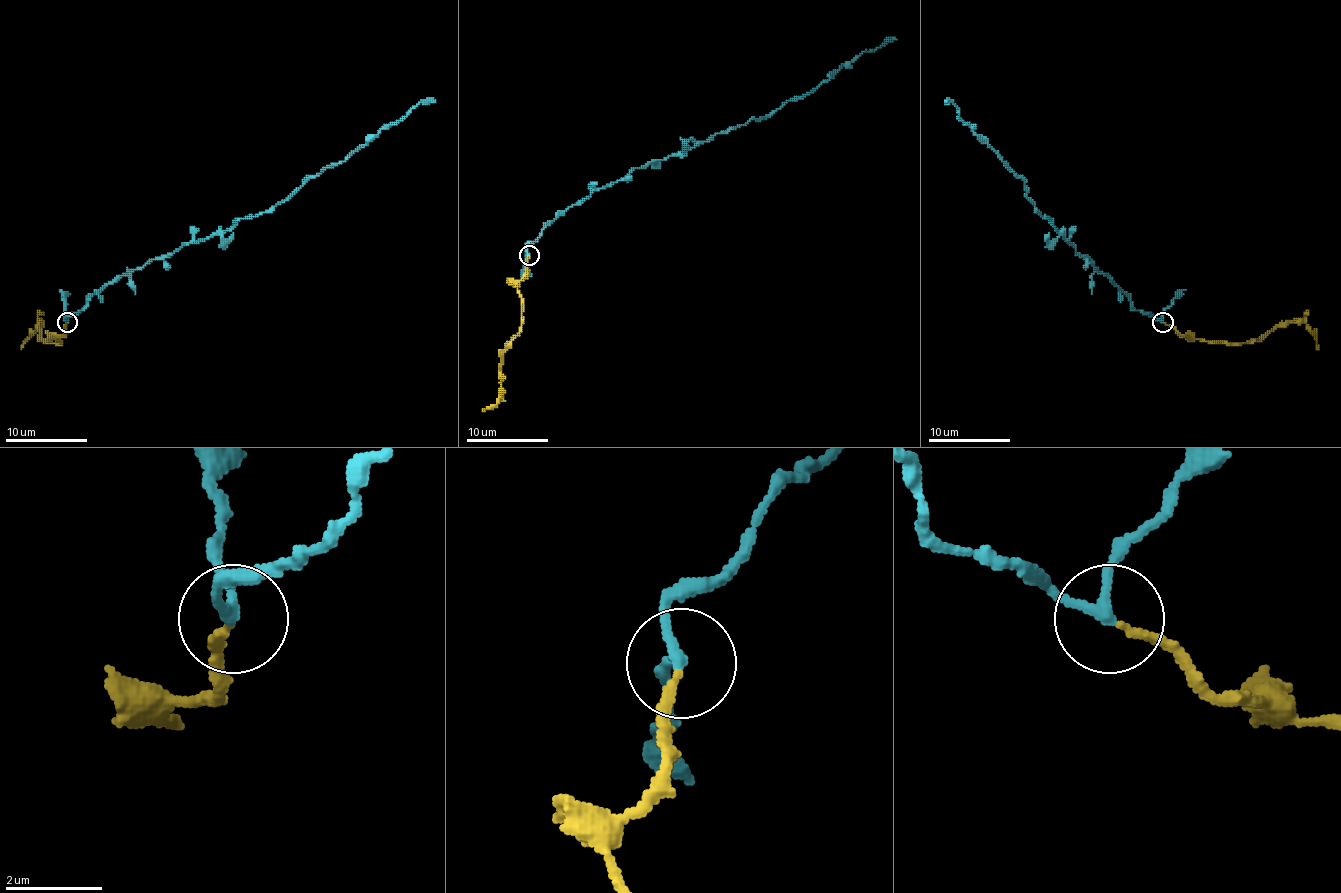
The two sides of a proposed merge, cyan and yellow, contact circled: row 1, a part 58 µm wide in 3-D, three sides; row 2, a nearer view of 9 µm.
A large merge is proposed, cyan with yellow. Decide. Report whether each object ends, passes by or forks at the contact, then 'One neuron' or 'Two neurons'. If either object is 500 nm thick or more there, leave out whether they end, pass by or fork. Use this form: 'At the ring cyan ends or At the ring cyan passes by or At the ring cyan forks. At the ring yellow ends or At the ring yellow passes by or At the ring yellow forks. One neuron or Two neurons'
At the ring cyan passes by. At the ring yellow ends. One neuron

